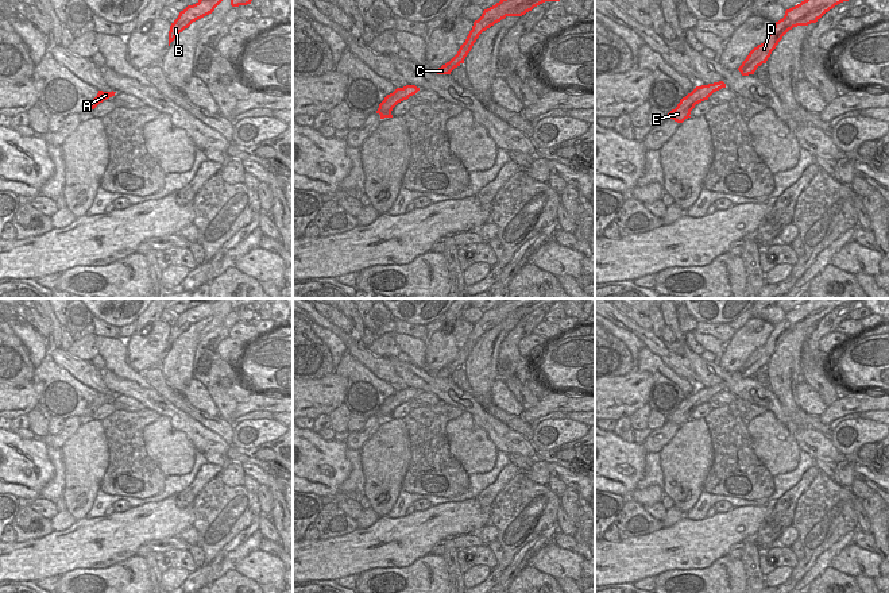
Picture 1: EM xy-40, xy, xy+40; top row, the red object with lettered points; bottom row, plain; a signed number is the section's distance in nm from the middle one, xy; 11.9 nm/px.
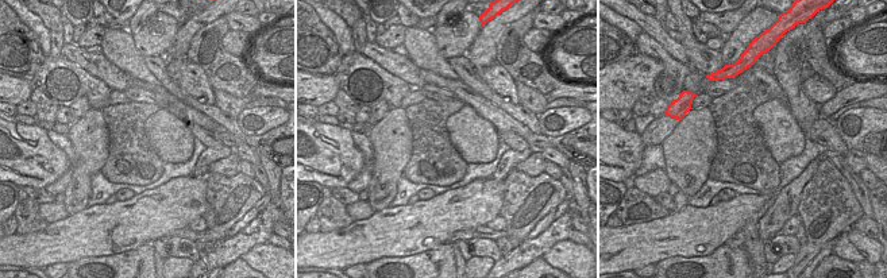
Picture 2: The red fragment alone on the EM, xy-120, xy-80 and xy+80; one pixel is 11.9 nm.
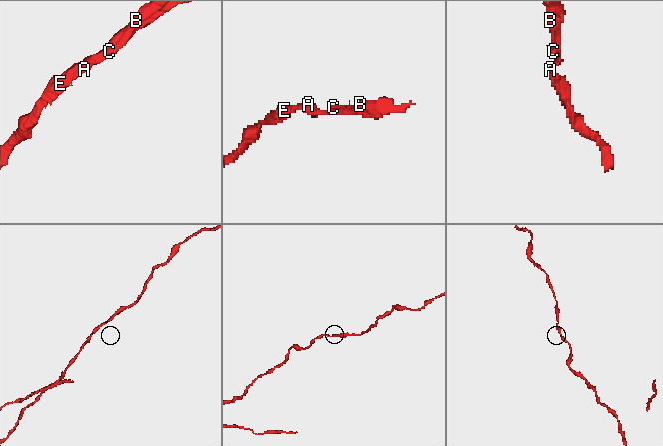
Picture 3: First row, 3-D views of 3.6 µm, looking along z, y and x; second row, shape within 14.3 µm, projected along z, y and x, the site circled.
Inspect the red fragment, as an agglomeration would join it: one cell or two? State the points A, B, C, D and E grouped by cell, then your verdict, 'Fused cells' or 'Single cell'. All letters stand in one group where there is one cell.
Groups: A B C D E. Single cell.

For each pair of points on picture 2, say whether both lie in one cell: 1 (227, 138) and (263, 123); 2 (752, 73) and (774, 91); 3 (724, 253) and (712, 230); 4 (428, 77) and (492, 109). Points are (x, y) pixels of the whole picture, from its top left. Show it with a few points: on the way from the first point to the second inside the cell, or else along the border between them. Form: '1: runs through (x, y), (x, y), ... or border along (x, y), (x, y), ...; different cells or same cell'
1: border along (278, 126), (262, 134), (249, 136); different cells
2: runs through (758, 78), (762, 78), (768, 85); same cell
3: border along (724, 243), (706, 255), (694, 255), (691, 258); different cells
4: runs through (444, 82), (457, 87), (475, 100); same cell

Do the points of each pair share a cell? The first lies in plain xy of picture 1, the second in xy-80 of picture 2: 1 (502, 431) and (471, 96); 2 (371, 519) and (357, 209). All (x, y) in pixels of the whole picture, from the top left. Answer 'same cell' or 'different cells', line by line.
1: same cell
2: same cell

